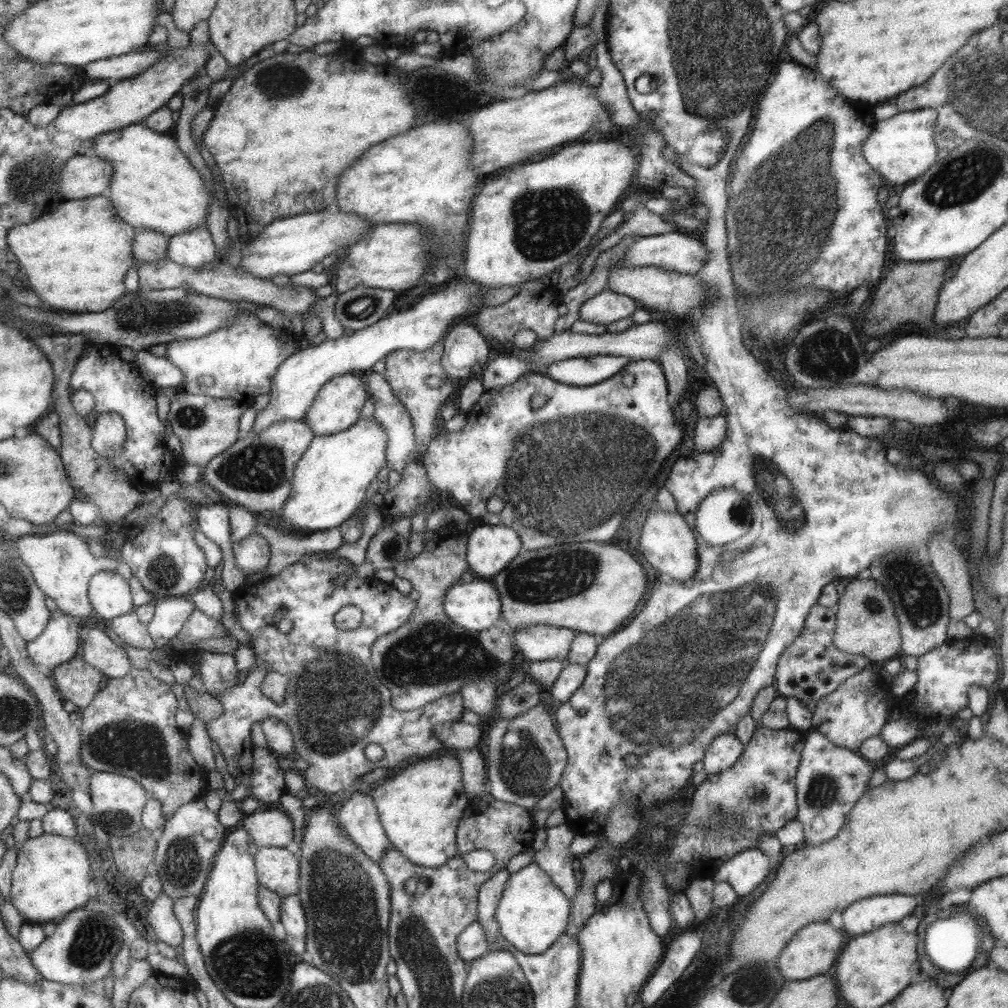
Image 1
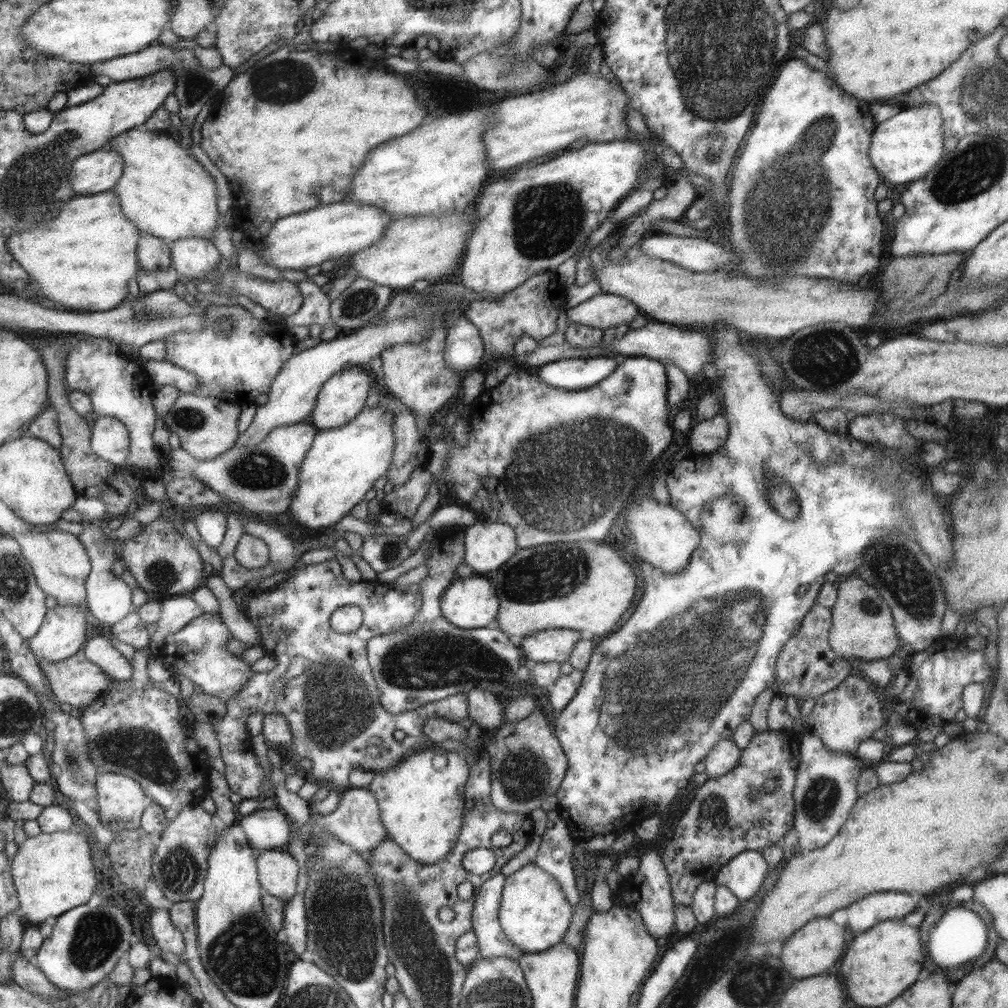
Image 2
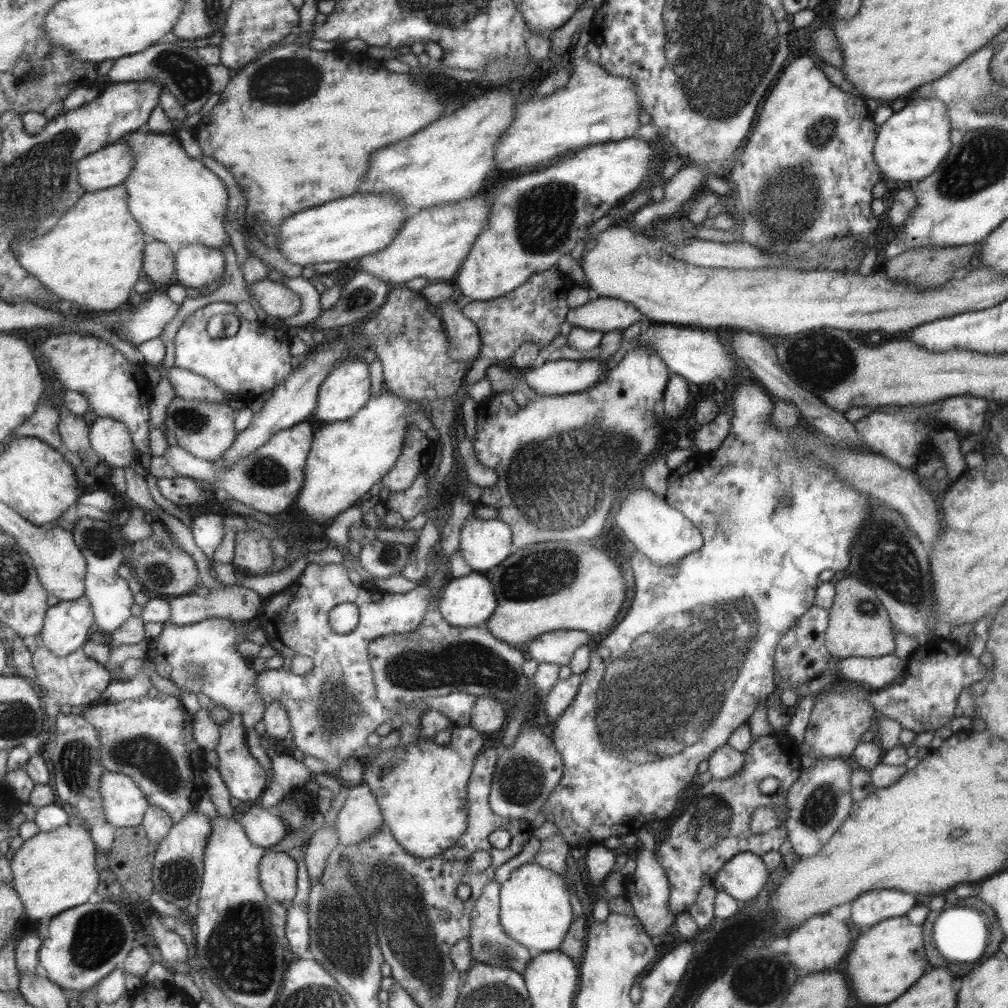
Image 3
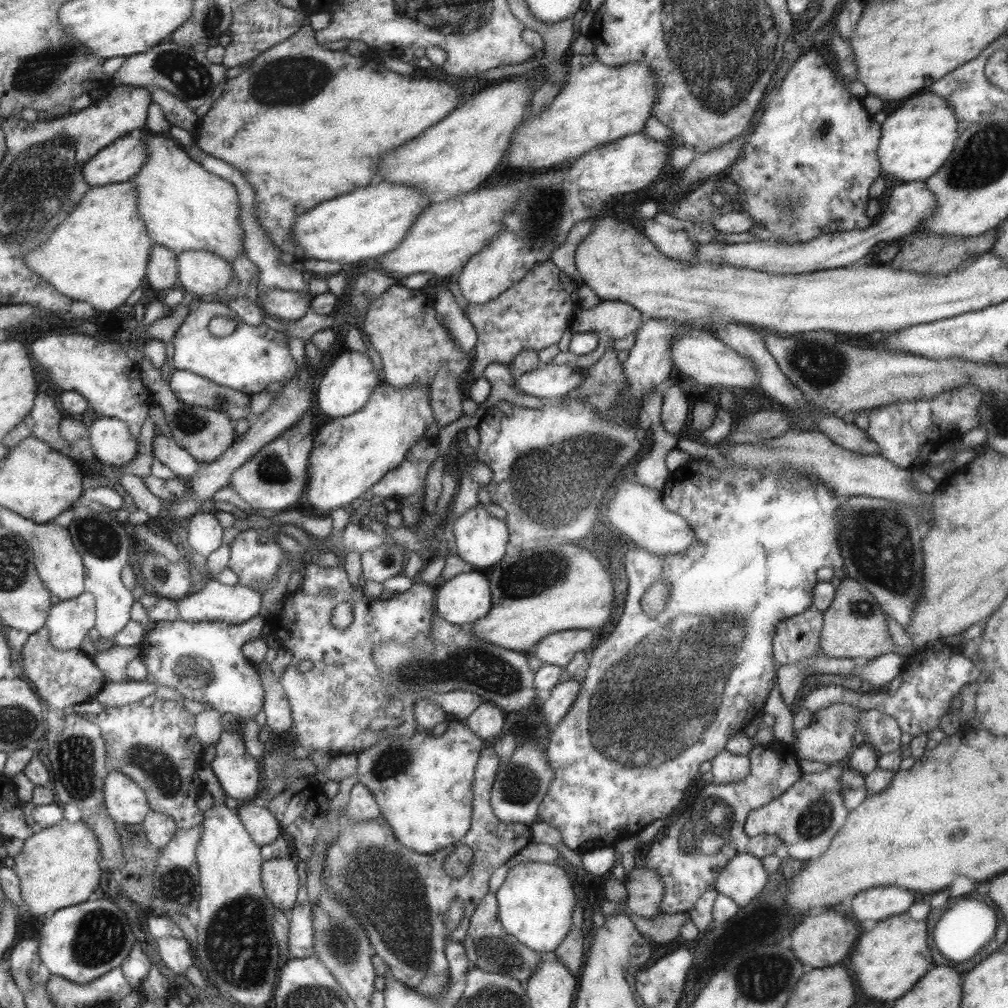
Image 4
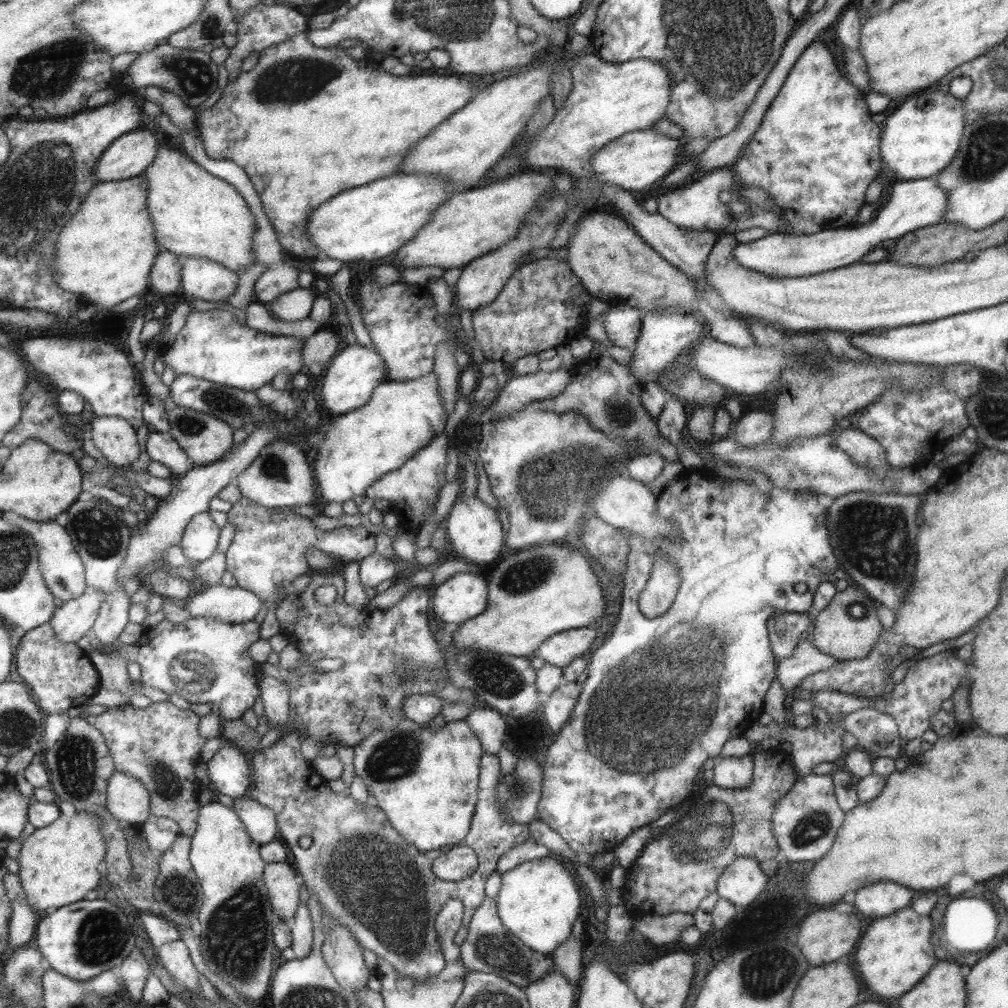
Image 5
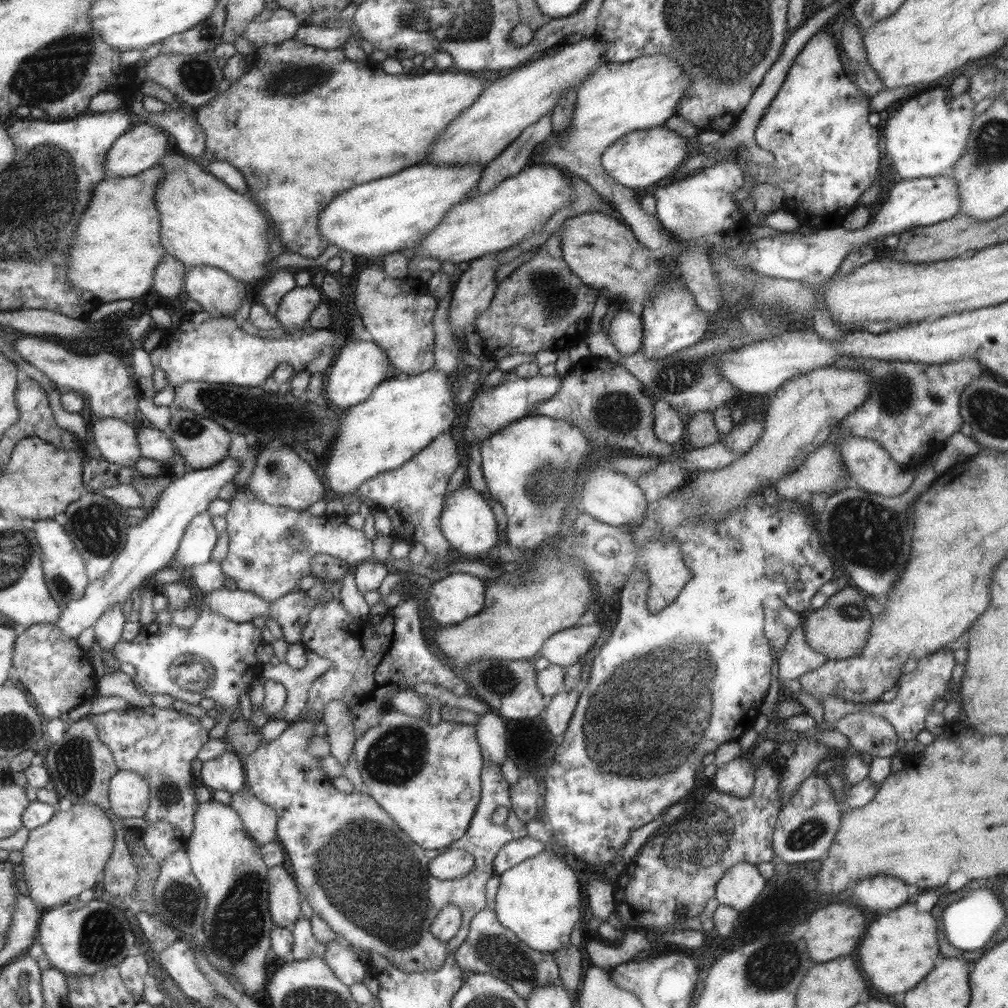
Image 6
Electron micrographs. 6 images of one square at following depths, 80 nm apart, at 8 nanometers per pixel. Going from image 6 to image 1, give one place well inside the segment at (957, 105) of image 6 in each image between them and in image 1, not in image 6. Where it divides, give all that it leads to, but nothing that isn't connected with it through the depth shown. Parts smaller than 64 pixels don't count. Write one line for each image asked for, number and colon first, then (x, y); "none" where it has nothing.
1: (901, 148)
2: (905, 148)
3: (910, 144)
4: (916, 139)
5: (919, 139)

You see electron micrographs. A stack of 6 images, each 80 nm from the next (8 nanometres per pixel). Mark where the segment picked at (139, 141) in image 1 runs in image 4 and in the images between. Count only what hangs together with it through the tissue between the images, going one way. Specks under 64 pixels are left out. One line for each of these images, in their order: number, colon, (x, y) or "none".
2: (164, 192)
3: (175, 200)
4: (184, 207)

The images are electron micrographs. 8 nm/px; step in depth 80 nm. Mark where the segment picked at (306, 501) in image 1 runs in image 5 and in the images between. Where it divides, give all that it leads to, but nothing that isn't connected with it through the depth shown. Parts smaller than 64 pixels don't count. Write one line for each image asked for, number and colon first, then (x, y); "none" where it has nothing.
2: (342, 463)
3: (346, 458)
4: (349, 455)
5: (400, 417)

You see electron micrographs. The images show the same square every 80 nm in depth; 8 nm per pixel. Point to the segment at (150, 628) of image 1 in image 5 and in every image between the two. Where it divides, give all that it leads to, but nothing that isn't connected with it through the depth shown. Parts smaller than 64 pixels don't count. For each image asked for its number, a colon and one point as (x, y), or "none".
2: (177, 611)
3: (234, 602)
4: (235, 604)
5: (233, 605)

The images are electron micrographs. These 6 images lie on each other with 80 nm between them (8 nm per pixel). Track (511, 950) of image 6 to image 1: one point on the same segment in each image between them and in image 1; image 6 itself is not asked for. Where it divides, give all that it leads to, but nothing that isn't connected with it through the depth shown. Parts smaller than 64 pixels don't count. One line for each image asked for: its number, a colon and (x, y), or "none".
1: (490, 891)
2: (491, 943)
3: (489, 944)
4: (488, 946)
5: (489, 947)

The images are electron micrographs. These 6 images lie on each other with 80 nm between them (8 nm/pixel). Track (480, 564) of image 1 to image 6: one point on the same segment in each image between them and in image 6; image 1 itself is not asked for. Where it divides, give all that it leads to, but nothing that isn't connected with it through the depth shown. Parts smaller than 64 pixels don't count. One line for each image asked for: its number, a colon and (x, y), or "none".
2: (488, 545)
3: (483, 544)
4: (480, 539)
5: (474, 531)
6: (466, 522)

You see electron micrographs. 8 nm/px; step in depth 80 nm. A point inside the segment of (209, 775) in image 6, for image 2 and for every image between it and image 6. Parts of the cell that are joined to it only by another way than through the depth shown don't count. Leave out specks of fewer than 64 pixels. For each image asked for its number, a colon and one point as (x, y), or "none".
2: (330, 722)
3: (245, 780)
4: (237, 773)
5: (228, 771)

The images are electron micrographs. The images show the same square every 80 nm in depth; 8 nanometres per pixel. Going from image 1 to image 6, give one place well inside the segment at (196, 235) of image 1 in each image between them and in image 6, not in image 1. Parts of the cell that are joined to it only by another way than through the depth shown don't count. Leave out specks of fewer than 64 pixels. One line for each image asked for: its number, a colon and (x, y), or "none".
2: (194, 259)
3: (196, 266)
4: (205, 275)
5: (201, 279)
6: (216, 292)

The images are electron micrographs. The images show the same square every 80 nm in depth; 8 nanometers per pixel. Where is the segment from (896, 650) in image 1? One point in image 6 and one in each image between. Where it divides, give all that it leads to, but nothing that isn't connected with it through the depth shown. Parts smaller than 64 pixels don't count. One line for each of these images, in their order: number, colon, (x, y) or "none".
2: (862, 627)
3: (858, 625)
4: (853, 626)
5: (846, 628)
6: (838, 629)

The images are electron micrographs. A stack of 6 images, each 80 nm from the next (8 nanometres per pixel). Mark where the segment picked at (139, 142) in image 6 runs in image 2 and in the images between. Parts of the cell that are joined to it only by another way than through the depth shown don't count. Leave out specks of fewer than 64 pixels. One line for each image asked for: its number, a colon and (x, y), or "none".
2: (94, 172)
3: (107, 167)
4: (119, 161)
5: (130, 155)

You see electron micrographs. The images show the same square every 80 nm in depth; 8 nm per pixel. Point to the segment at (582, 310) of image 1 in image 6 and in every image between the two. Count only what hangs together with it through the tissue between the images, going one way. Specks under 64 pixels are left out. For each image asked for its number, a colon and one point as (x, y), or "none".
2: (603, 310)
3: (603, 314)
4: (615, 319)
5: (622, 323)
6: (625, 332)

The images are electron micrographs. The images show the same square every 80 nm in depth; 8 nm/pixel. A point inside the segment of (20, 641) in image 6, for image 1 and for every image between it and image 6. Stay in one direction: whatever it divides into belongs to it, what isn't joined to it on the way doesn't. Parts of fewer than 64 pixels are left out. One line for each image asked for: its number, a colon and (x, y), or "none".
1: (77, 682)
2: (76, 681)
3: (74, 679)
4: (62, 678)
5: (59, 674)

